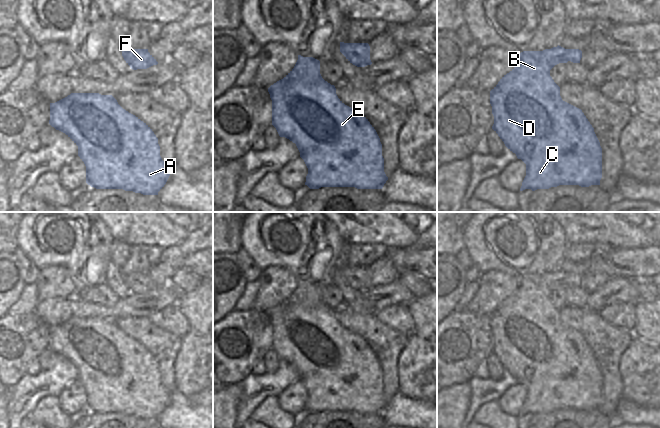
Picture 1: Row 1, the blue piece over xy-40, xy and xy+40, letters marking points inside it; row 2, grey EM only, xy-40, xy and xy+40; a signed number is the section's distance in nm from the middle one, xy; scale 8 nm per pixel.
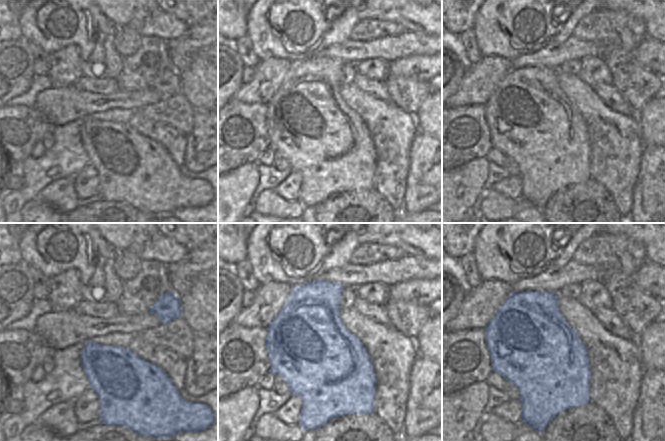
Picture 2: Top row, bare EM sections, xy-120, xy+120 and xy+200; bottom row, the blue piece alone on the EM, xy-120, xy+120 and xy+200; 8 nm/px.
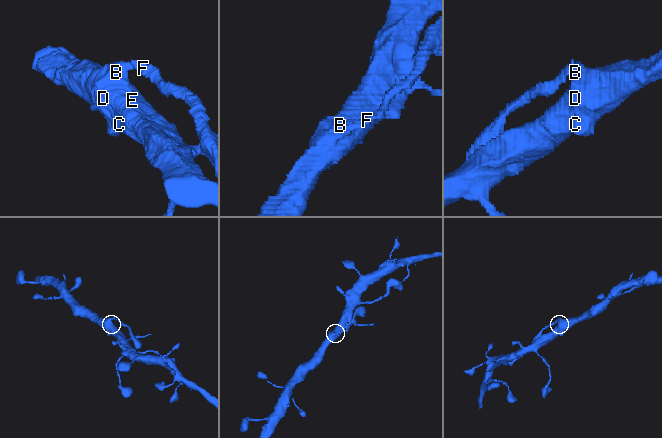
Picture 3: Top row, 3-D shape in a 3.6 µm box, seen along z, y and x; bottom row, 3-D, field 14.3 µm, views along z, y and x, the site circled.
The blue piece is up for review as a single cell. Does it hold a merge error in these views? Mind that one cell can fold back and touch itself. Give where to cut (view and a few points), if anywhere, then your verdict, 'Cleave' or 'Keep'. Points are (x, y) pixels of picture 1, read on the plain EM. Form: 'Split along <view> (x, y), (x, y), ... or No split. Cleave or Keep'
Split along xy+40 (567, 273), (568, 284). Cleave

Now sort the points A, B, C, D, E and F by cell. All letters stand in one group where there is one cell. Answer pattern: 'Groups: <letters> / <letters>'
Groups: A B C D E / F

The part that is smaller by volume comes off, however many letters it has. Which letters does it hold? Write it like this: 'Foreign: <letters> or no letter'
Foreign: F

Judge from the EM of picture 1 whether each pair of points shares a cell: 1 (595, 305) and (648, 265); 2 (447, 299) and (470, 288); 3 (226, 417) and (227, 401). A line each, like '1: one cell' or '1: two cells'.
1: two cells
2: two cells
3: one cell

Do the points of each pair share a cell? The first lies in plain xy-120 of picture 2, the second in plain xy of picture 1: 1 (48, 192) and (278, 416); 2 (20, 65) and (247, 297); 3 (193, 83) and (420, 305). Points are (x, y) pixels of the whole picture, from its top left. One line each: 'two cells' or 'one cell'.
1: one cell
2: two cells
3: one cell

